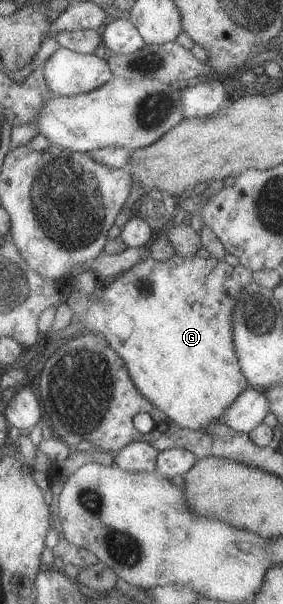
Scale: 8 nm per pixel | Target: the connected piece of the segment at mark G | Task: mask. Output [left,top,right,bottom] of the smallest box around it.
[65,255,253,430]

